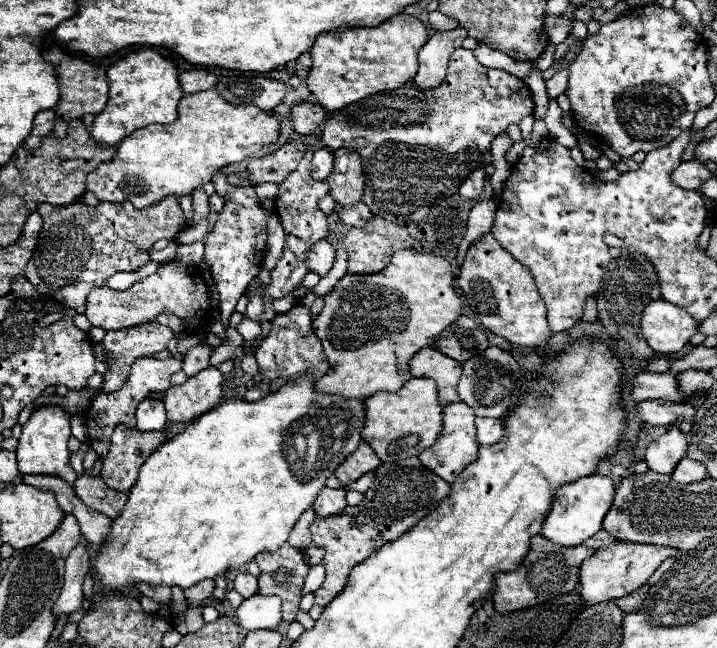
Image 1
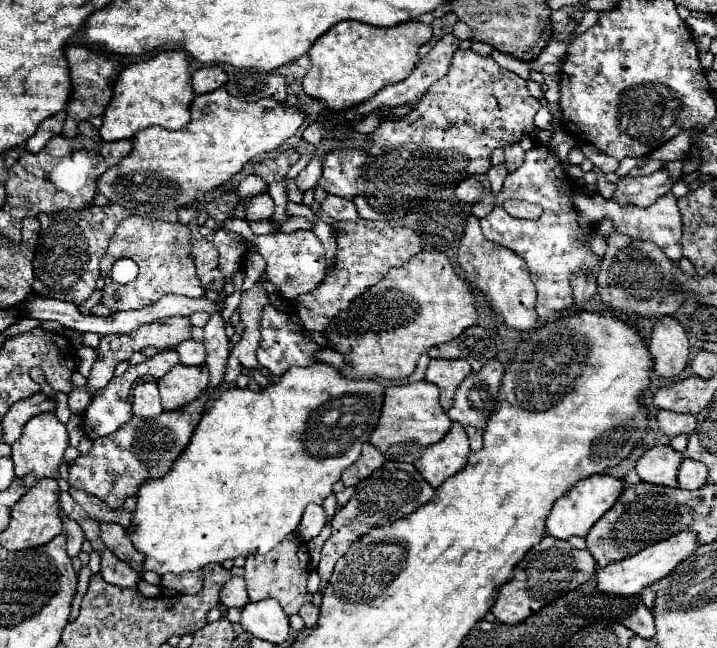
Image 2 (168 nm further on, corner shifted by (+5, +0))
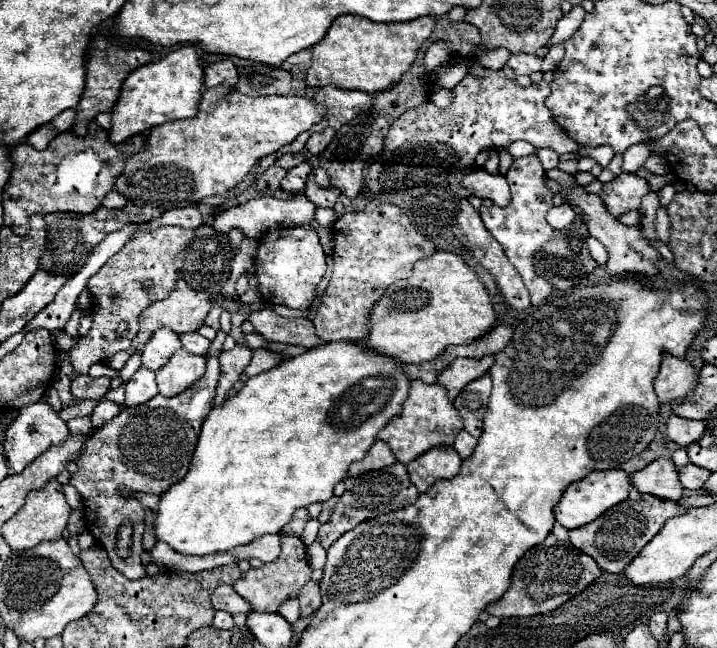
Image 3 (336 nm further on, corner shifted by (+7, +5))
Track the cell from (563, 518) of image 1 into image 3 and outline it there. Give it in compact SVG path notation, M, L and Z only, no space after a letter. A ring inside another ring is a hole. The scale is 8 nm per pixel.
M604 470L604 472L592 472L590 476L586 476L580 482L574 482L566 488L562 500L558 502L554 514L556 514L556 522L562 524L564 528L572 530L572 528L580 528L592 520L596 520L600 514L604 514L608 508L628 500L628 492L630 492L630 476L624 470Z

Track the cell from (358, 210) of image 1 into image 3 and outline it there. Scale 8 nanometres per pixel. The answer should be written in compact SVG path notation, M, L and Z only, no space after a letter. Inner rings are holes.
M314 172L308 176L308 182L306 182L306 188L304 188L304 196L314 202L316 206L324 206L324 208L334 208L336 204L336 198L340 196L340 190L334 188L334 186L328 186L328 188L320 188L316 182L314 182Z

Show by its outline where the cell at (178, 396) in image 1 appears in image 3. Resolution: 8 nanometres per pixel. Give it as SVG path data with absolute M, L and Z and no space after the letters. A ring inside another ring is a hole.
M184 348L176 350L168 364L156 370L156 382L162 396L176 396L190 388L206 372L206 358L190 354Z

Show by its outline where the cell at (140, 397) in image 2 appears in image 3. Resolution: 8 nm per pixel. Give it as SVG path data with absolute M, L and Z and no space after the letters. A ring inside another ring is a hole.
M138 368L136 374L126 384L126 406L138 406L148 402L158 394L154 372L148 368Z

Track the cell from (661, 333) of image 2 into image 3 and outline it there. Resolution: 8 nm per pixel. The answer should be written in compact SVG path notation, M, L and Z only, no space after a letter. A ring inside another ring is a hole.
M664 356L660 374L656 376L654 382L654 390L660 404L680 402L686 400L688 394L694 390L694 382L696 382L696 370L688 360Z

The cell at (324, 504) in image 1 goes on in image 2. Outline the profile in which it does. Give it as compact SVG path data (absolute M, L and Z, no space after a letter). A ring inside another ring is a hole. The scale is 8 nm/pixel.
M316 503L308 505L306 511L304 511L304 515L302 515L300 527L296 529L296 535L302 541L310 541L312 537L316 537L322 531L322 527L326 525L326 521L328 521L328 515L326 515L324 507L320 507Z

